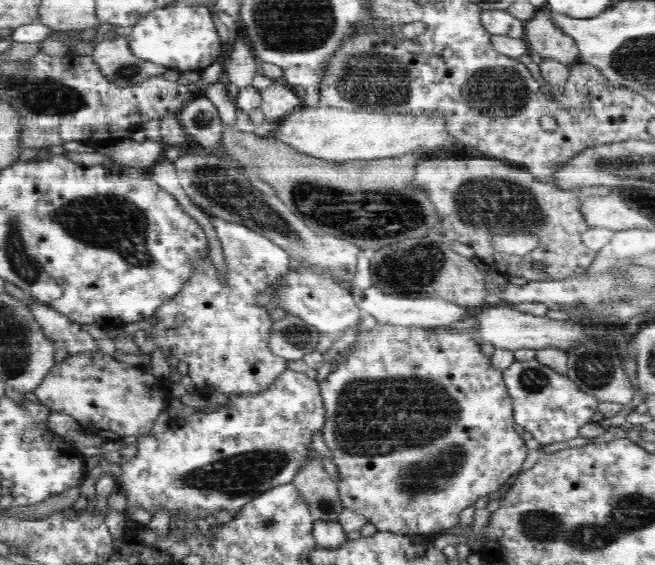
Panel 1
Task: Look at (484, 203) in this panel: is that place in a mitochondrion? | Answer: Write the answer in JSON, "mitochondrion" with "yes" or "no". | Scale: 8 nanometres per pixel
{"mitochondrion":"yes"}

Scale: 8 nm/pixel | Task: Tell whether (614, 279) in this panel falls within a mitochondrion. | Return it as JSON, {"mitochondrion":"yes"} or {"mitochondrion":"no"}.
{"mitochondrion":"no"}

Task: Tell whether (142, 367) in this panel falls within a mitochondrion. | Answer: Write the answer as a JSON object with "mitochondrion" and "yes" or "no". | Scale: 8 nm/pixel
{"mitochondrion":"no"}

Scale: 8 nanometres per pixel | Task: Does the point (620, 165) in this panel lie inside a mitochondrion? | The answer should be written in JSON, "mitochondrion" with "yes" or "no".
{"mitochondrion":"yes"}

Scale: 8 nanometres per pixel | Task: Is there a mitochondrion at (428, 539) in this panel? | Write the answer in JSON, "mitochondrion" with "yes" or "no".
{"mitochondrion":"no"}

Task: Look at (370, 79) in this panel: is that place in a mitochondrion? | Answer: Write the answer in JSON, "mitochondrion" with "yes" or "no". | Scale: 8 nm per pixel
{"mitochondrion":"yes"}

